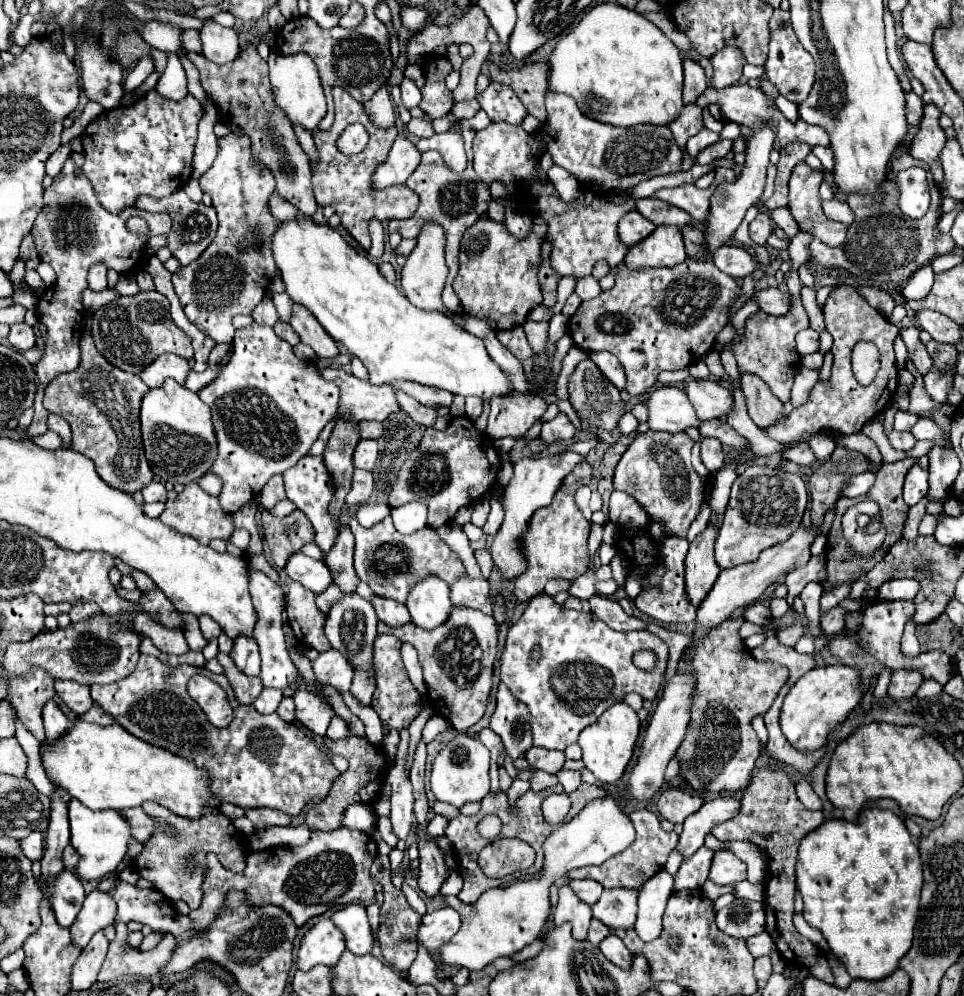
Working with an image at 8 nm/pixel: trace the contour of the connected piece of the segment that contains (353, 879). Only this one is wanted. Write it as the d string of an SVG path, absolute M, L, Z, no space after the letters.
M337 829L331 833L311 831L311 839L301 847L269 847L265 851L251 853L247 867L239 873L225 869L215 855L207 855L209 871L203 883L203 903L197 911L191 911L197 929L207 927L221 911L225 895L231 889L247 891L253 905L279 905L301 927L309 919L323 915L337 905L349 905L359 901L371 901L375 897L373 881L369 875L371 863L377 857L377 847L371 835L351 829Z

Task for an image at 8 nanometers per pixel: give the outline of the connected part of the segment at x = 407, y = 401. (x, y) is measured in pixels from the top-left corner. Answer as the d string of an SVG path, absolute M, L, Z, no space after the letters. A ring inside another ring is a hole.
M397 391L397 399L399 399L403 411L405 411L415 423L419 423L419 425L423 425L423 427L433 427L433 425L435 425L435 419L437 419L437 411L435 411L435 409L417 403L413 397L409 397L409 395L403 393L403 391Z

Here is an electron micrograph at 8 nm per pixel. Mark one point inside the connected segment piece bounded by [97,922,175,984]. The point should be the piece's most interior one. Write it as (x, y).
(120, 965)

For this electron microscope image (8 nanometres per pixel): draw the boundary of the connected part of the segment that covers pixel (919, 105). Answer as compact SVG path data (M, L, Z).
M905 91L905 101L907 101L907 123L909 125L913 125L913 127L917 127L919 125L919 121L921 121L921 117L923 117L923 101L921 101L921 97L917 97L913 91Z

